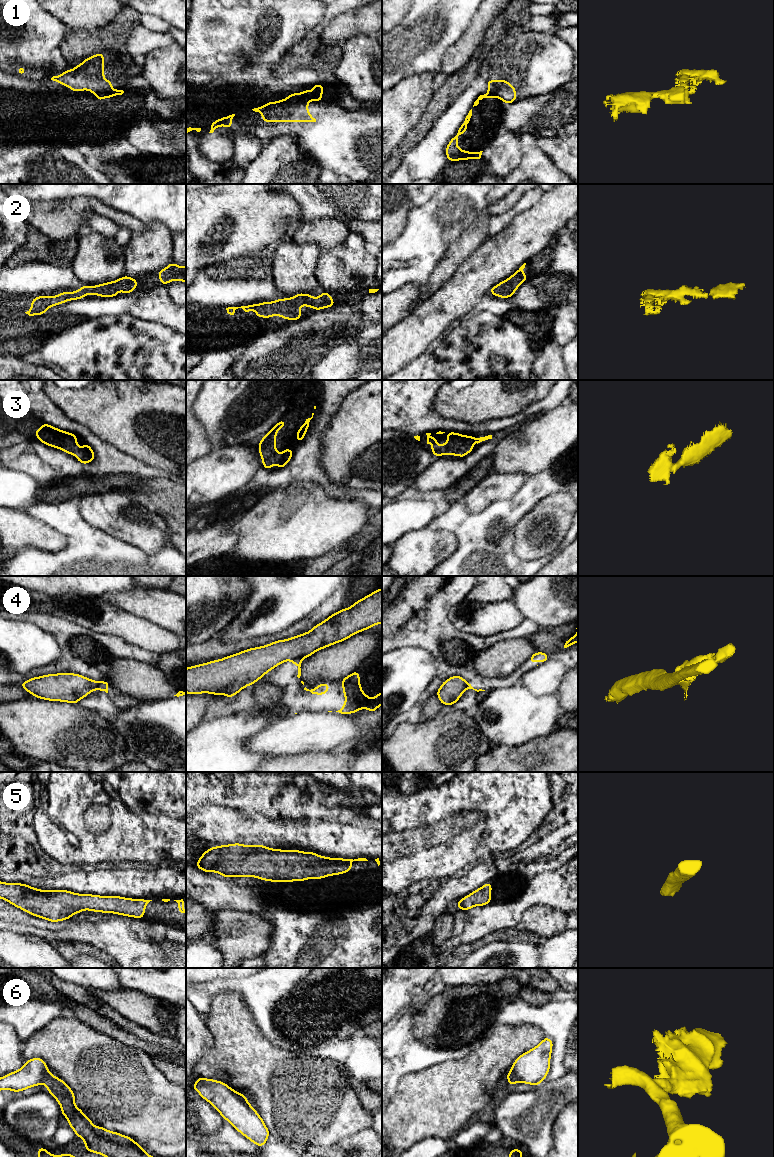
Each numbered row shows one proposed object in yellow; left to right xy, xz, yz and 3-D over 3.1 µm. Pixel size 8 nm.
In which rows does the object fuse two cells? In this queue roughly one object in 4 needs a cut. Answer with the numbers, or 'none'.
1, 4, 6

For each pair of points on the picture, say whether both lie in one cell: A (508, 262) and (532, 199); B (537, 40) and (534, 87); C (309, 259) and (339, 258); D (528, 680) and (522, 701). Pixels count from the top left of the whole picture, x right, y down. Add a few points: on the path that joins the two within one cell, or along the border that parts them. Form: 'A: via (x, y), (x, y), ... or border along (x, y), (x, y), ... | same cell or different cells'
A: border along (543, 194), (533, 205), (517, 214), (510, 221) | different cells
B: via (537, 52), (537, 72), (535, 75) | same cell
C: border along (322, 251), (315, 271), (317, 283) | different cells
D: border along (519, 683), (535, 695), (548, 695) | different cells

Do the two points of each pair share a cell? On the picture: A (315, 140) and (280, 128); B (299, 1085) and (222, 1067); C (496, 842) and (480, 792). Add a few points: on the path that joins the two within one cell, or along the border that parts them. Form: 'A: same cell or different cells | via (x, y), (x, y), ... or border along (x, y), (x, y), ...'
A: same cell | via (306, 131), (303, 128), (289, 128)
B: same cell | via (280, 1085), (275, 1085), (256, 1067), (241, 1067)
C: same cell | via (498, 830), (498, 810), (492, 804)

